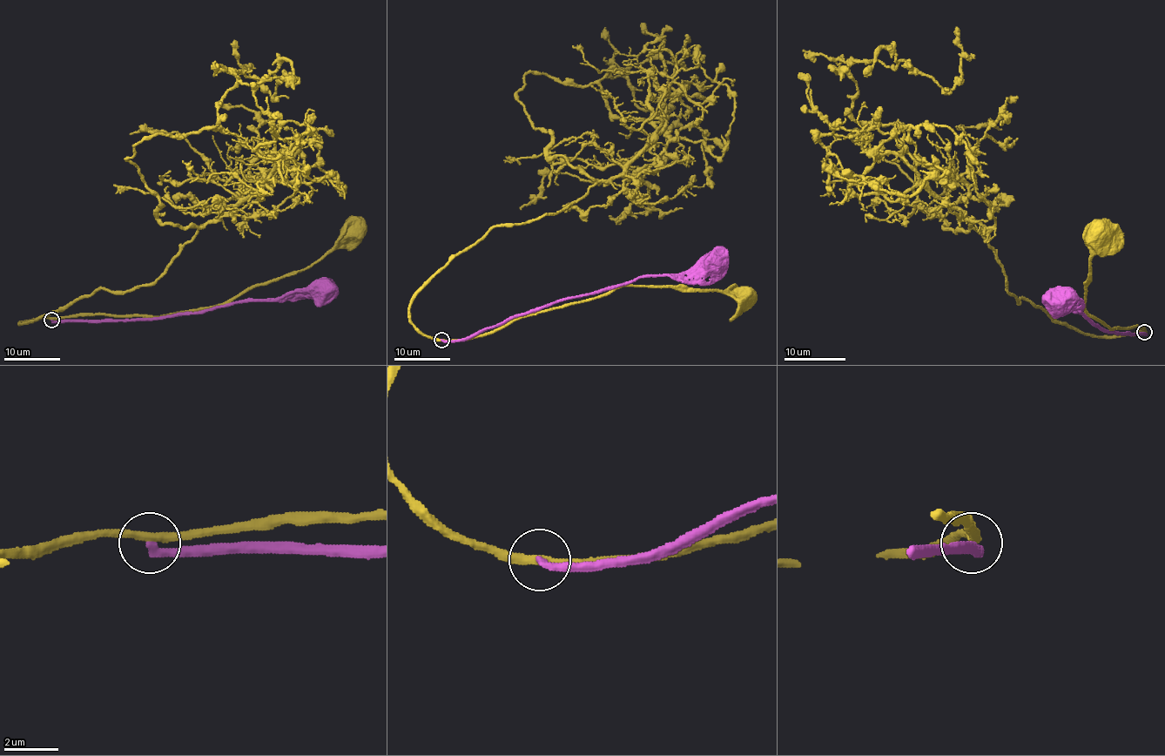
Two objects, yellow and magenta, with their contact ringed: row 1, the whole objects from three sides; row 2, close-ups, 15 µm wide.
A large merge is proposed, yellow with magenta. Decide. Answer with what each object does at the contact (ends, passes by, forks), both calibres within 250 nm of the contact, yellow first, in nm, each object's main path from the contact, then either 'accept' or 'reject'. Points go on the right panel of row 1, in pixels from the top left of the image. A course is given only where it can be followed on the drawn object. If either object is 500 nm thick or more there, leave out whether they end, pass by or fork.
yellow passes by; magenta ends there; 320 nm thick on the yellow side, 320 nm on the other; yellow runs (1144, 332), (1140, 327), (1111, 328), (1085, 308), (1085, 282), (1087, 280), (1091, 241), (1097, 232); magenta runs (1144, 332), (1107, 332), (1087, 316), (1075, 312), (1071, 302), (1060, 300); reject

